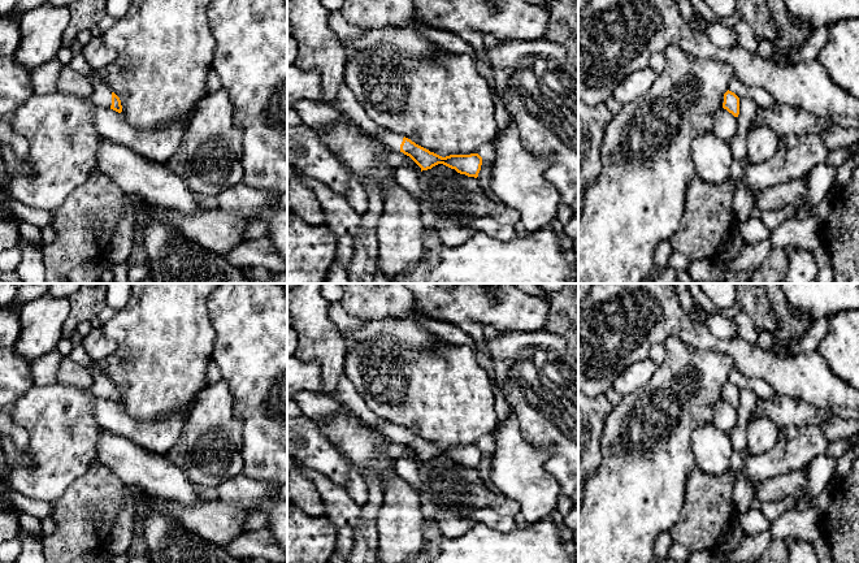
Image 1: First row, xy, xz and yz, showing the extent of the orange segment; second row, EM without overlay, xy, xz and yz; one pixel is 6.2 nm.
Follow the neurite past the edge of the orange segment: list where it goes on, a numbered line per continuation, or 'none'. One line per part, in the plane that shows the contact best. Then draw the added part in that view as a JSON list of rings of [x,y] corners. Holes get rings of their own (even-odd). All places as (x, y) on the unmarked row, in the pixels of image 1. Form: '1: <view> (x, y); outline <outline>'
1: xy (102, 385); outline [[[94,361],[87,371],[92,376],[92,385],[90,386],[90,391],[101,399],[110,400],[112,397],[112,381],[110,378],[104,373],[101,368],[103,363]]]

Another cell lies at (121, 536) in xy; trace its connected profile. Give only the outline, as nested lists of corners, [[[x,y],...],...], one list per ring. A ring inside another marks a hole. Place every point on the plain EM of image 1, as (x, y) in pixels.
[[[126,486],[127,494],[125,497],[125,507],[118,514],[116,524],[113,525],[105,550],[110,555],[125,554],[133,542],[135,533],[135,510],[133,506],[133,494],[136,491],[143,491],[136,486]]]

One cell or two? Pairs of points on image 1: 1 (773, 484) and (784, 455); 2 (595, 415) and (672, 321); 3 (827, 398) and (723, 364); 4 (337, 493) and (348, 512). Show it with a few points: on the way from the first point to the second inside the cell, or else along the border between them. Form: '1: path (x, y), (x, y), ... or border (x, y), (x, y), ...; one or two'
1: border (805, 470), (792, 470), (767, 477), (755, 490); two
2: border (604, 393), (591, 397); two
3: border (708, 349), (724, 351), (734, 366); two
4: path (337, 498), (343, 507); one

